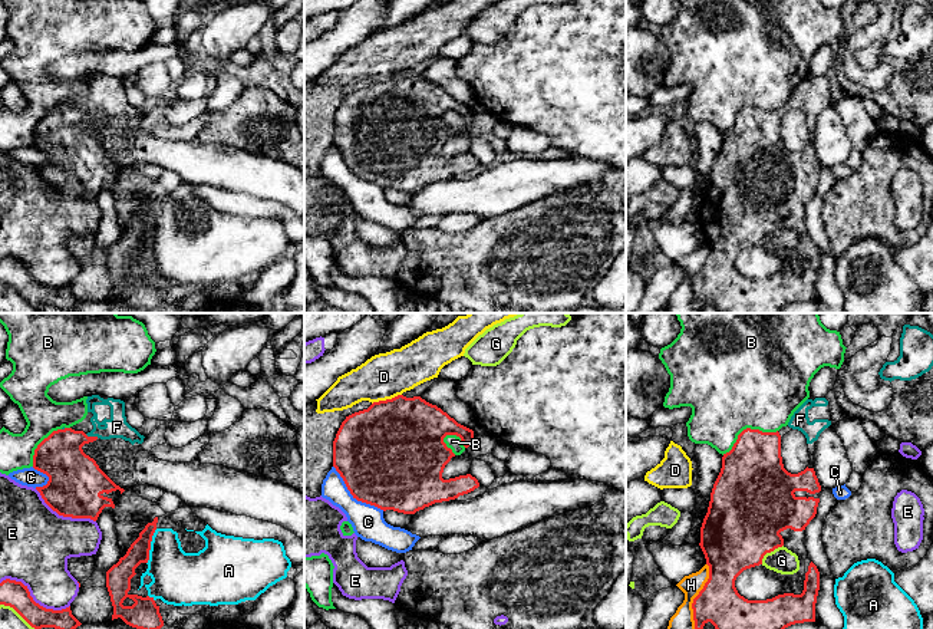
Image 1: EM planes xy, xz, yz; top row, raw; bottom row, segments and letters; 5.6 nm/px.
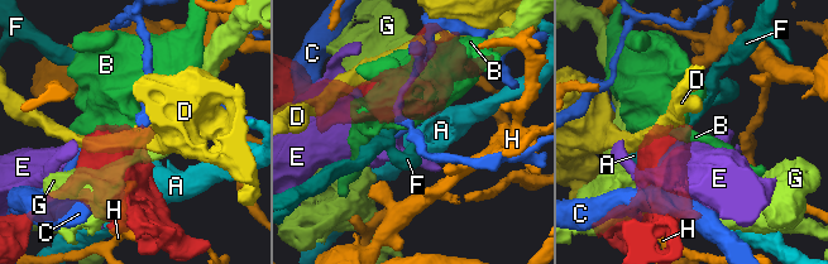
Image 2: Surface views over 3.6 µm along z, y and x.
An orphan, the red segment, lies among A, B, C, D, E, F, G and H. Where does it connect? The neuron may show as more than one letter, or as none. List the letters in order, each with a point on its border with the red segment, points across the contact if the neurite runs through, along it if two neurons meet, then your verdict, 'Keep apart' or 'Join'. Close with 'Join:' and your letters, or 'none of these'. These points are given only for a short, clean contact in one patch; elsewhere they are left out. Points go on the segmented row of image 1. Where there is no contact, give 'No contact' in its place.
A: Touches red at xy (149, 546). Boundary: xy (157, 529), (147, 563). Keep apart
B: Touches red at yz (747, 428). Keep apart
C: Touches red at xz (353, 496). Keep apart
D: Touches red at xz (386, 399). Keep apart
E: Touches red at xy (32, 599). Keep apart
F: Touches red at xy (92, 437). Join
G: Touches red at yz (770, 552). Keep apart
H: Touches red at yz (696, 596). Keep apart
Join: F

